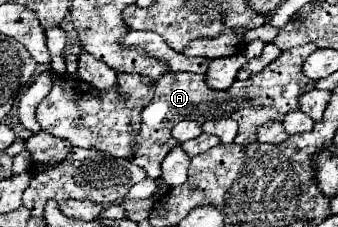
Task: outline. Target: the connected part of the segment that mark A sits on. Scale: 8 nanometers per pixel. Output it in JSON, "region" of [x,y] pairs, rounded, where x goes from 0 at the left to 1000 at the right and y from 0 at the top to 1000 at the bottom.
{"region":[[[929,189],[864,207],[864,216],[840,225],[817,269],[805,269],[793,295],[781,295],[781,313],[746,330],[746,348],[692,357],[686,383],[675,383],[663,401],[621,392],[604,366],[604,339],[580,330],[580,322],[527,313],[527,322],[497,322],[497,330],[473,339],[456,374],[456,401],[462,401],[456,436],[420,480],[420,551],[396,612],[385,709],[396,727],[420,736],[438,780],[467,789],[479,700],[503,674],[509,648],[527,639],[521,617],[509,617],[506,577],[533,524],[574,524],[586,542],[604,542],[621,524],[669,524],[675,515],[675,524],[704,533],[704,551],[710,551],[692,630],[734,639],[734,630],[757,621],[757,568],[775,542],[787,542],[799,524],[834,533],[852,489],[882,480],[882,427],[929,383],[929,357],[893,330],[893,278],[923,225],[935,225]]]}

